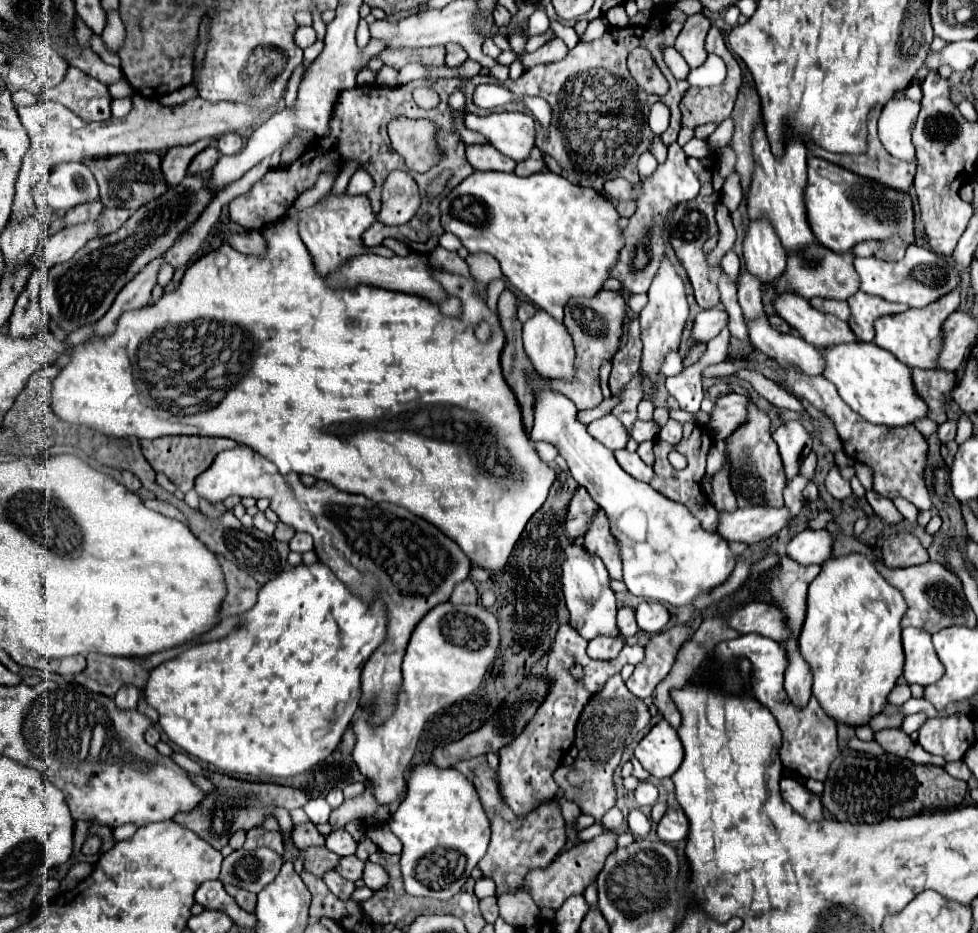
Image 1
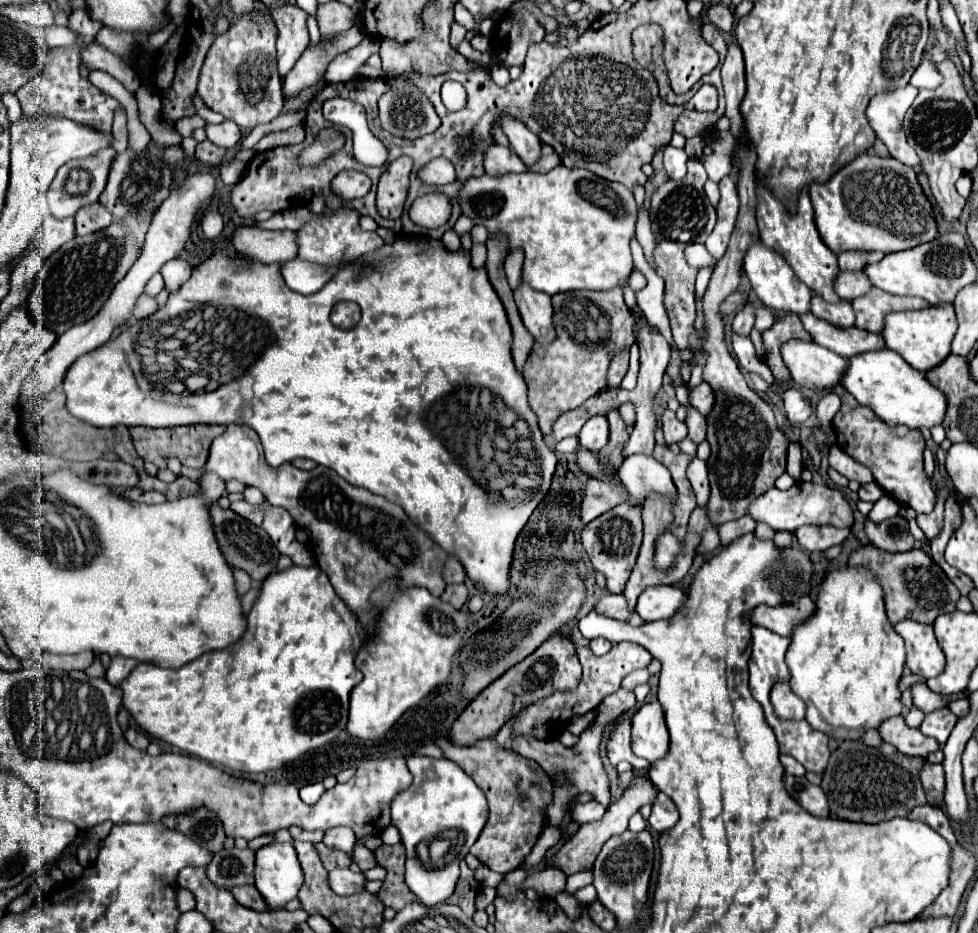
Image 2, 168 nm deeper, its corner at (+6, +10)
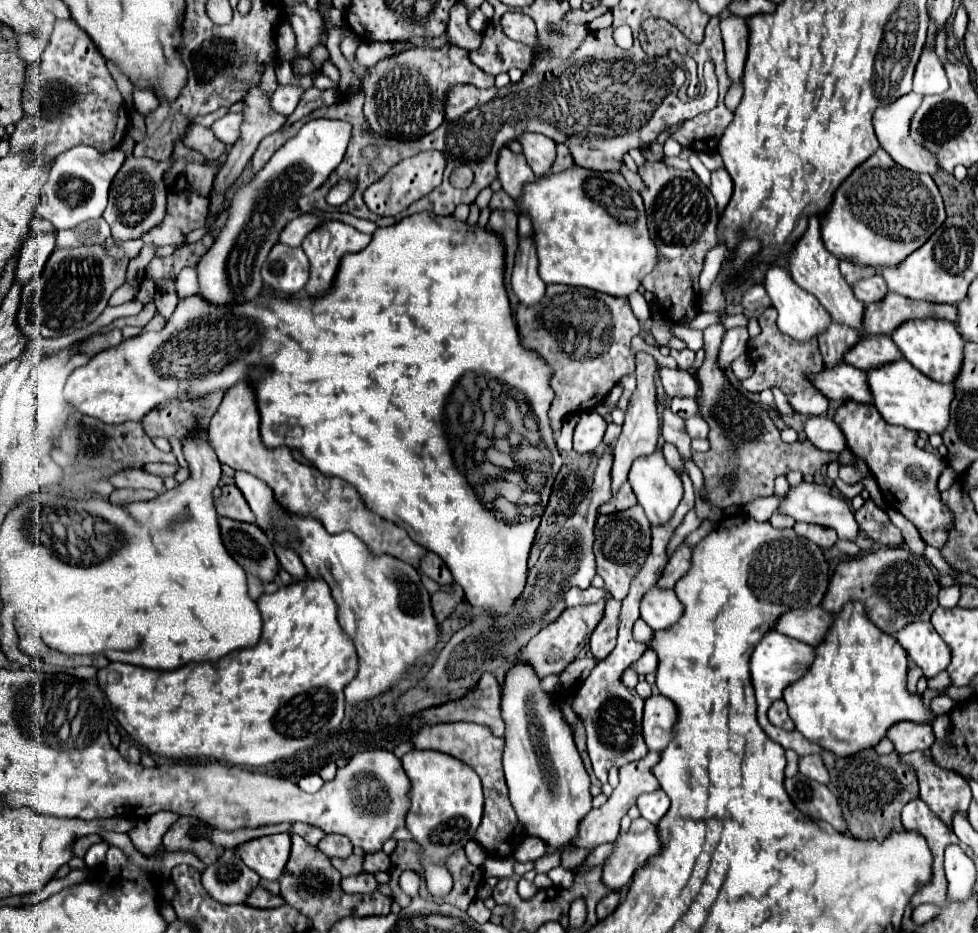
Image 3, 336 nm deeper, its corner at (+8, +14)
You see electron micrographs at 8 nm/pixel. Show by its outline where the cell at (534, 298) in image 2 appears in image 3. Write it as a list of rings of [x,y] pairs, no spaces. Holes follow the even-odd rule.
[[[534,236],[520,238],[510,284],[518,300],[526,306],[538,304],[544,296],[546,284],[538,276],[538,254],[534,248]]]

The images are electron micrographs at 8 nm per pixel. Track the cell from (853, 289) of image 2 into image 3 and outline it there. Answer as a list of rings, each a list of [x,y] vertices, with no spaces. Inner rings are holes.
[[[880,274],[872,276],[872,278],[866,278],[866,280],[860,280],[856,286],[854,286],[854,294],[860,302],[864,304],[872,304],[872,302],[880,302],[884,296],[886,296],[888,288],[886,288],[886,282]]]

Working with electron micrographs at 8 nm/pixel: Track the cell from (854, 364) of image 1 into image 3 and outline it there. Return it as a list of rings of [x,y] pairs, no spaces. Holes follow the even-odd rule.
[[[898,360],[882,368],[868,372],[870,392],[874,396],[874,406],[888,424],[904,426],[914,432],[942,434],[950,422],[950,402],[954,400],[954,386],[940,384],[914,370],[908,360]]]

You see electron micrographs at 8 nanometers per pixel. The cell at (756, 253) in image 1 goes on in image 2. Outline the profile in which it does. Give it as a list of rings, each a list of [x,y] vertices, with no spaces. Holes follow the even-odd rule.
[[[754,240],[744,256],[744,272],[752,284],[752,290],[756,292],[756,296],[772,310],[786,310],[786,312],[794,312],[794,314],[802,314],[810,310],[810,296],[812,290],[802,282],[796,280],[796,274],[792,272],[790,264],[786,264],[786,260],[772,248],[768,248],[764,242]]]

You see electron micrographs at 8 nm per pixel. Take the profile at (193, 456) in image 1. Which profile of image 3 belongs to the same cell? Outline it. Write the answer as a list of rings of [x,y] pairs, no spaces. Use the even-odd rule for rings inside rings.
[[[212,392],[200,400],[188,400],[188,402],[164,402],[158,408],[154,408],[144,420],[146,434],[152,436],[178,436],[184,438],[190,434],[202,420],[202,424],[210,422],[216,408],[222,402],[224,392]]]

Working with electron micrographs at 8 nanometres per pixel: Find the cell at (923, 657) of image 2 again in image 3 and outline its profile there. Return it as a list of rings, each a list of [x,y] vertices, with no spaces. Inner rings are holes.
[[[914,622],[902,628],[896,634],[902,648],[914,660],[916,666],[922,668],[924,676],[936,676],[938,672],[946,670],[950,664],[950,648],[946,648],[944,640],[934,632],[930,622]]]

